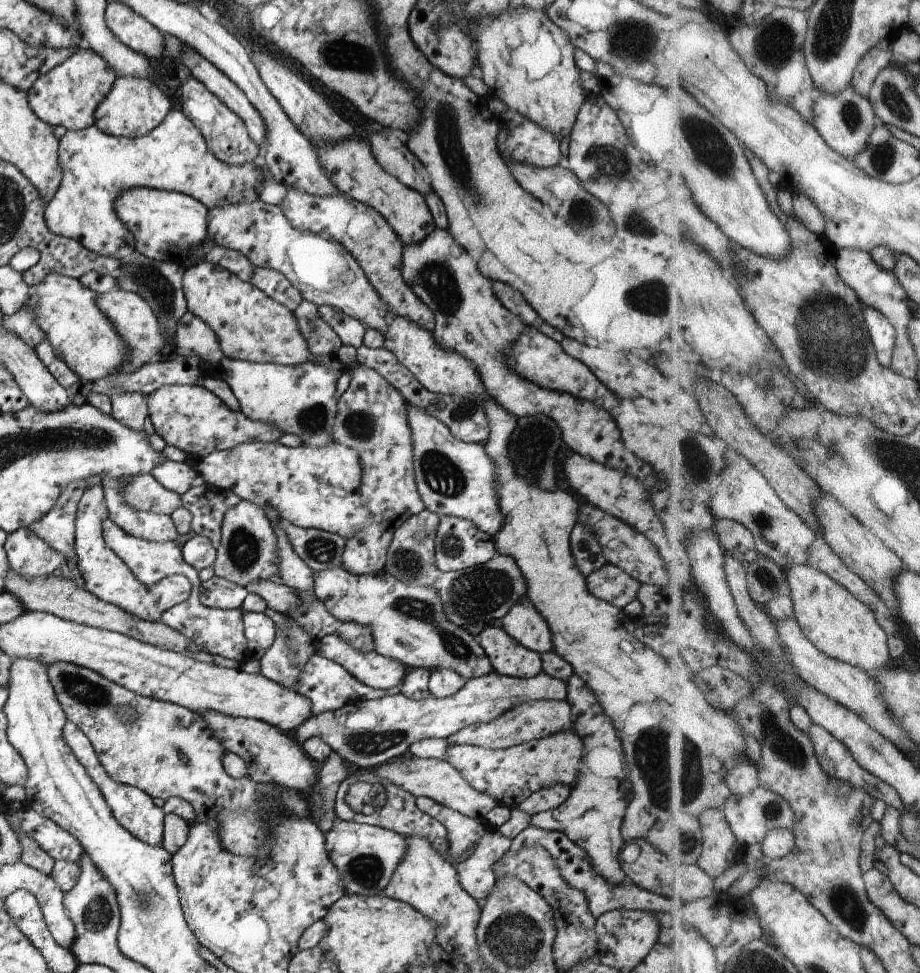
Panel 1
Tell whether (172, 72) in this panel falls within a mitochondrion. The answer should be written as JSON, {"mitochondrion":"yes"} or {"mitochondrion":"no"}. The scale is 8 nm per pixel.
{"mitochondrion":"no"}

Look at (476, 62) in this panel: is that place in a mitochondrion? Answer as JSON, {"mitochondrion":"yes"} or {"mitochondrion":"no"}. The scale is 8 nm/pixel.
{"mitochondrion":"no"}

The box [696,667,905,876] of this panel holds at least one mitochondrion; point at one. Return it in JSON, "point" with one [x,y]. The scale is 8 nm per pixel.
{"point":[778,741]}

